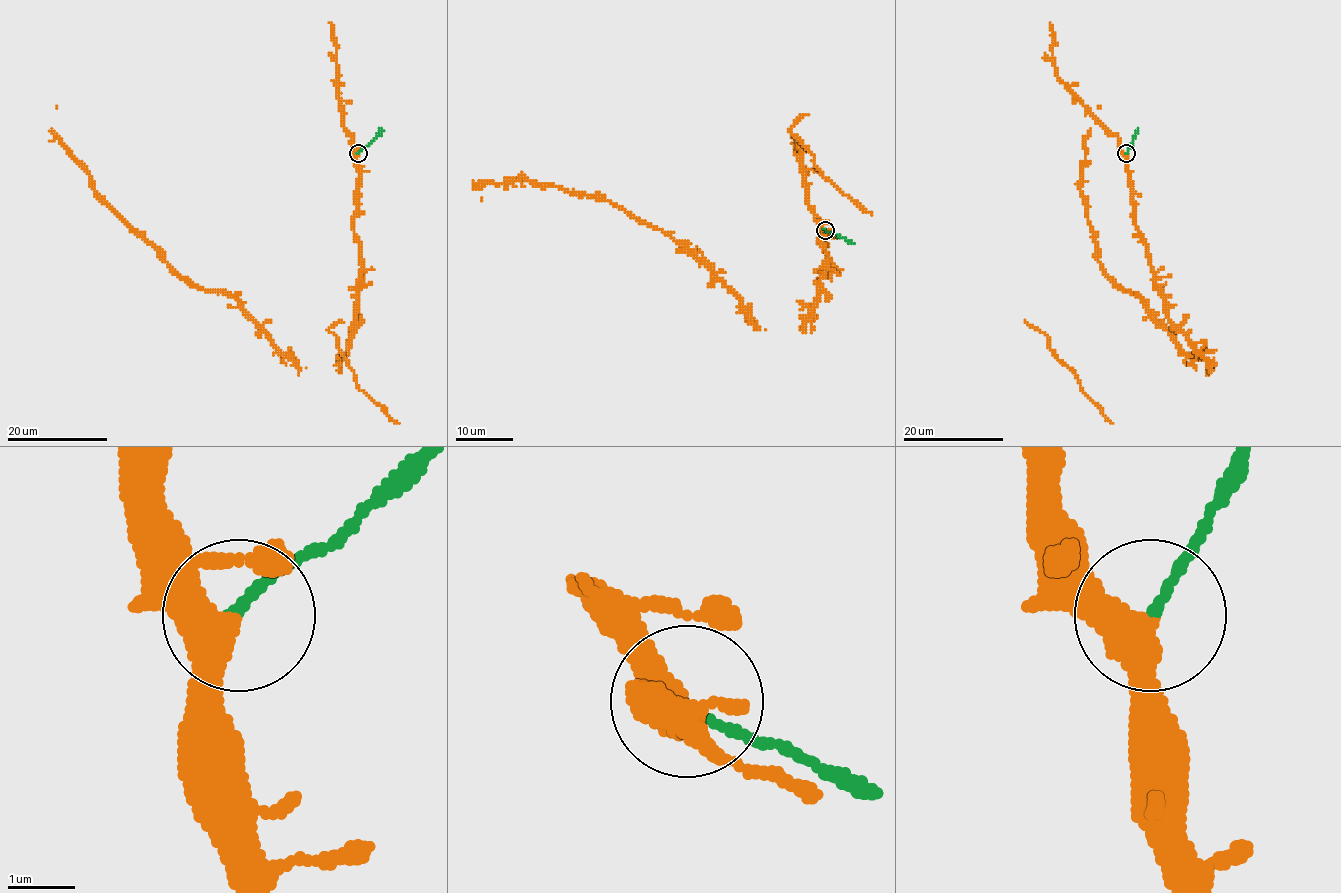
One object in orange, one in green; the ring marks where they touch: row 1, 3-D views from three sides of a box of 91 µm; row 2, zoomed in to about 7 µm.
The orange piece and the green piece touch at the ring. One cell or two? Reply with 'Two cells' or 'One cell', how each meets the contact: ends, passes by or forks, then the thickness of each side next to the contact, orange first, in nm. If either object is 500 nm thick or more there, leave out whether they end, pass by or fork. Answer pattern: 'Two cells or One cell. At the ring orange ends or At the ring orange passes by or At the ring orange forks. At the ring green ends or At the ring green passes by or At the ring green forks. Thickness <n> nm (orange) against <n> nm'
Two cells. At the ring orange passes by. At the ring green ends. Thickness 380 nm (orange) against 140 nm

